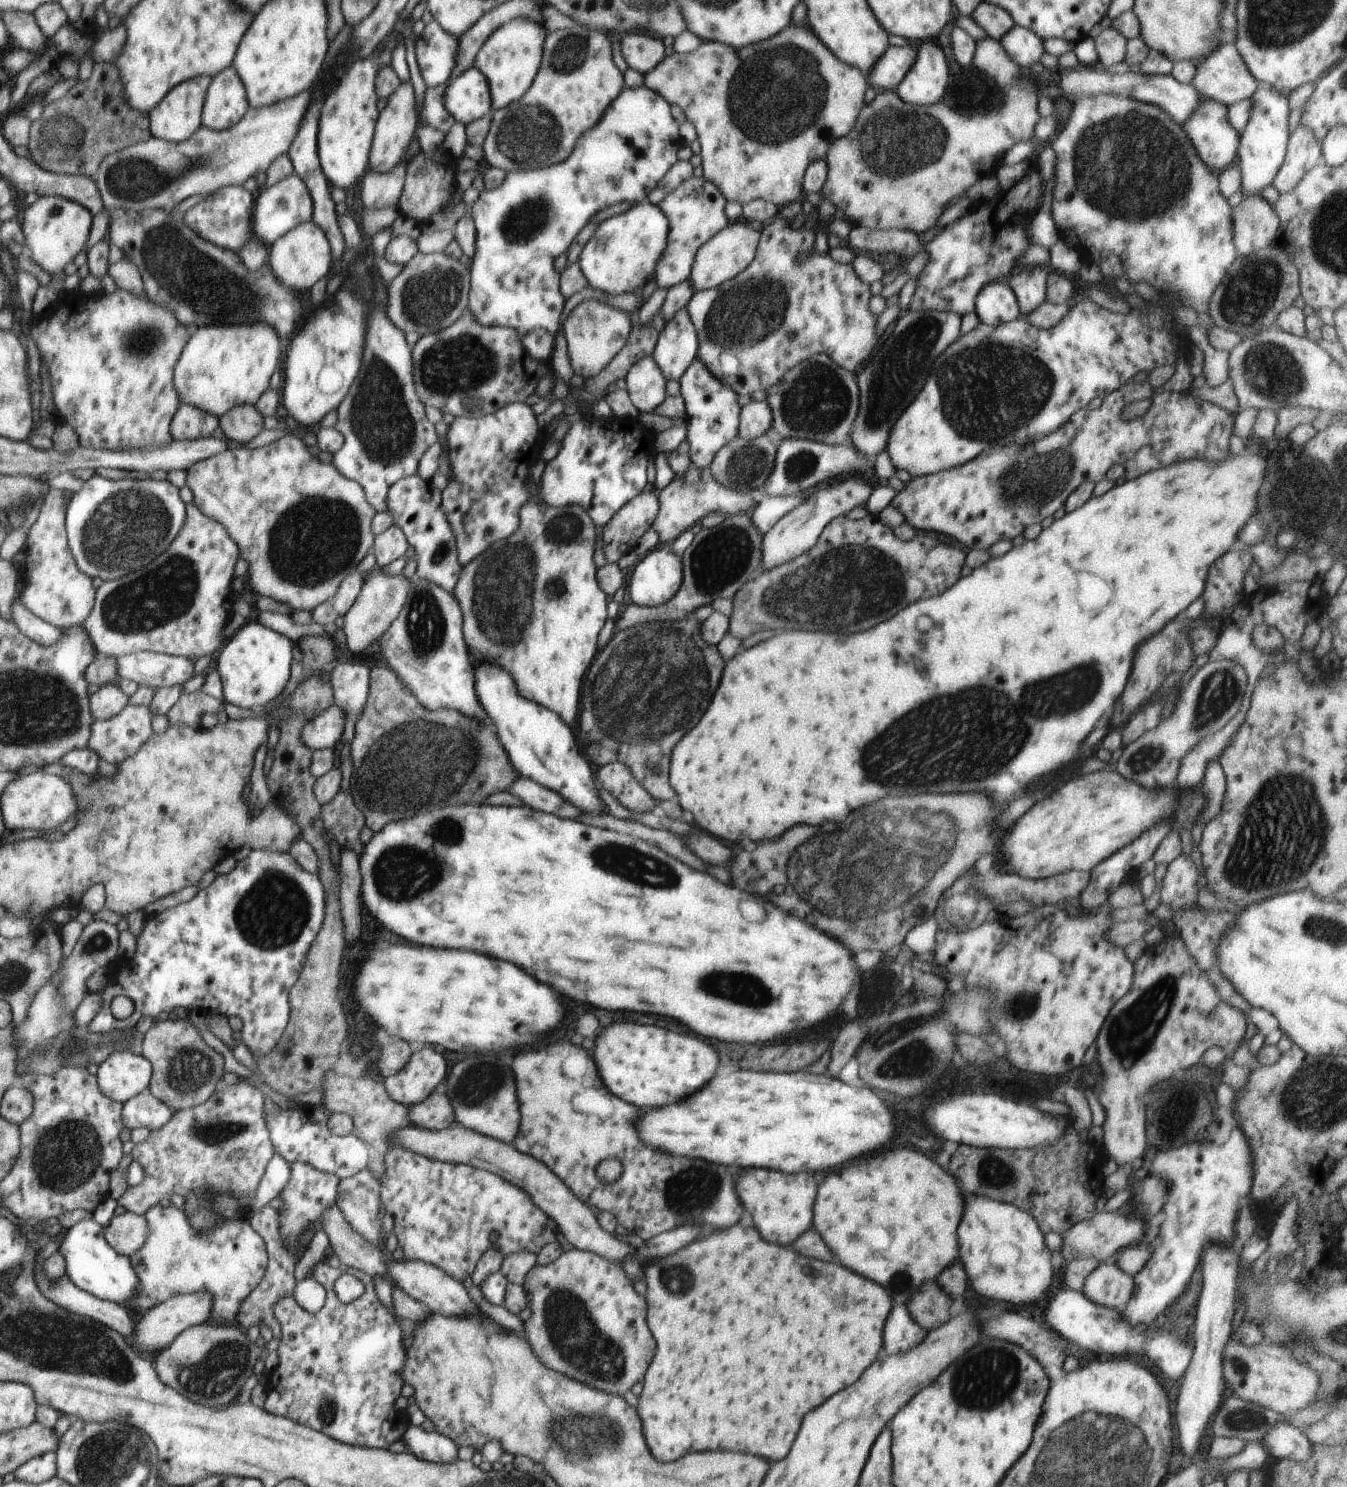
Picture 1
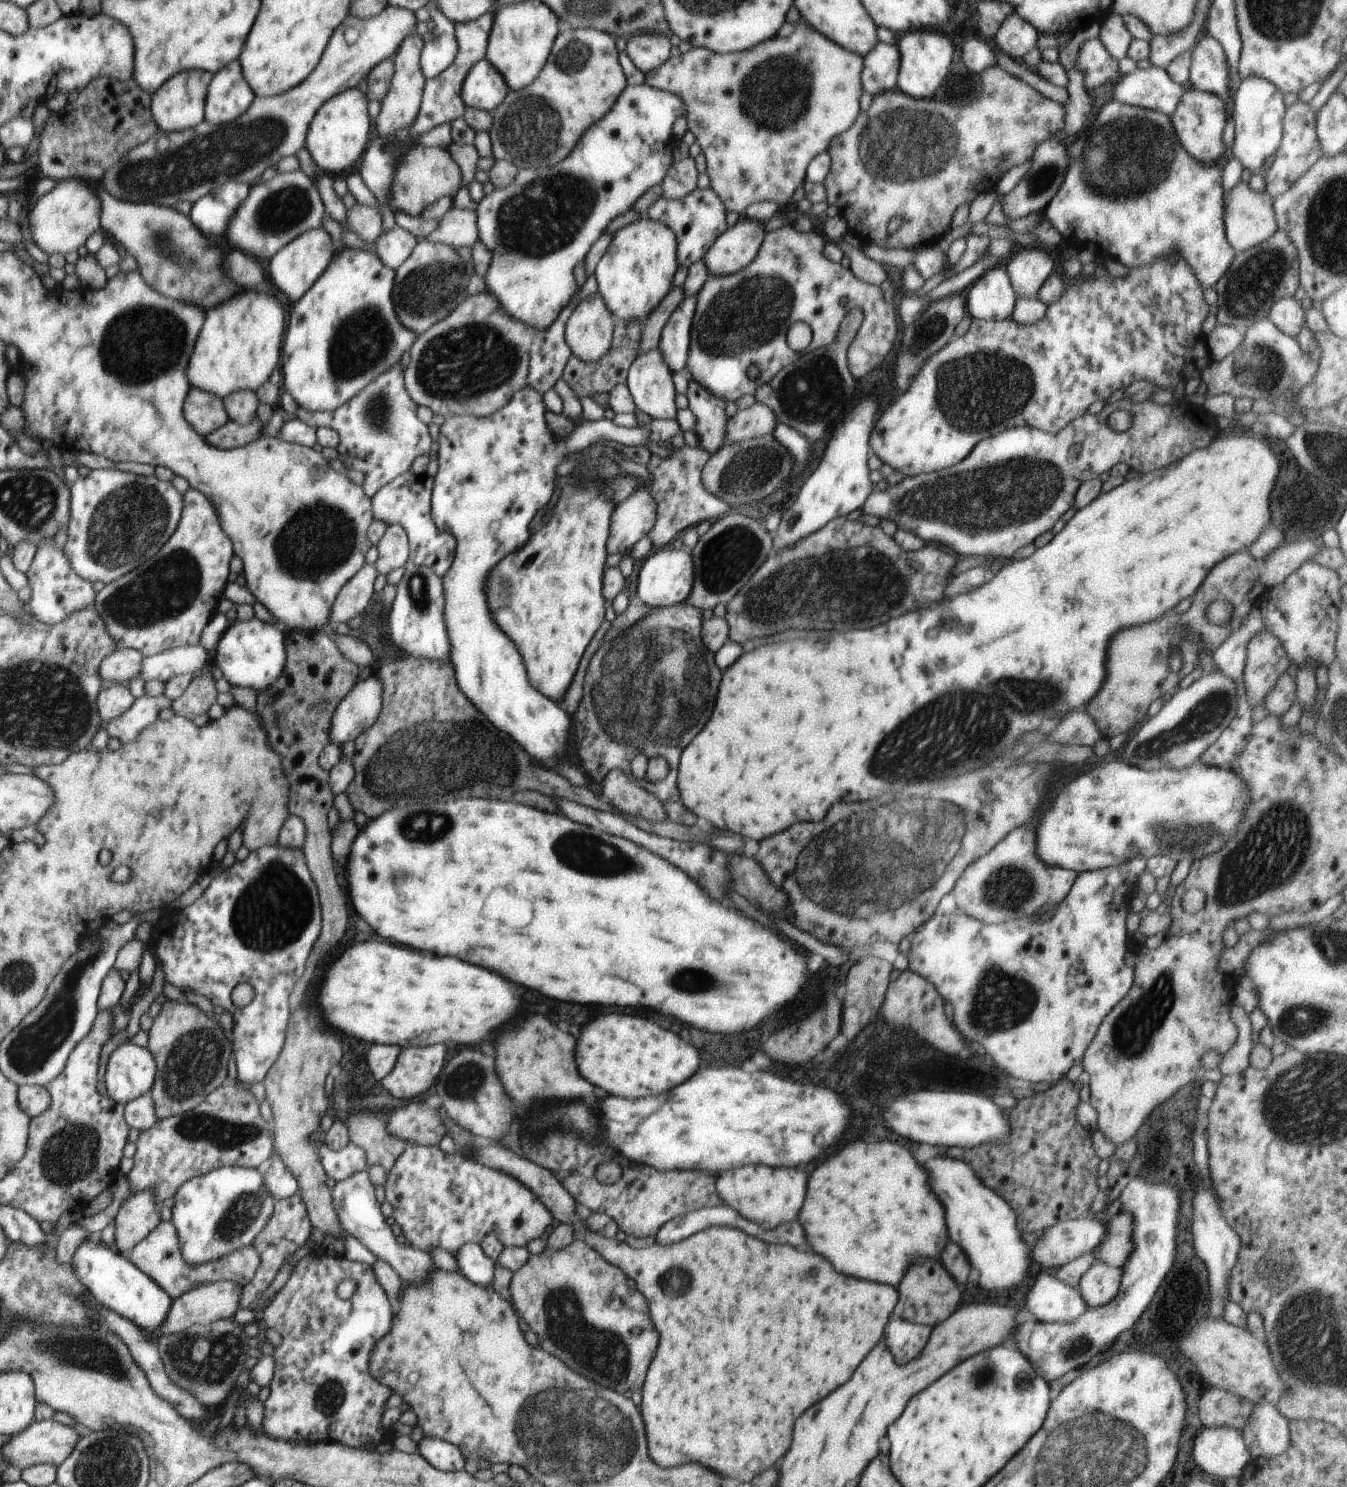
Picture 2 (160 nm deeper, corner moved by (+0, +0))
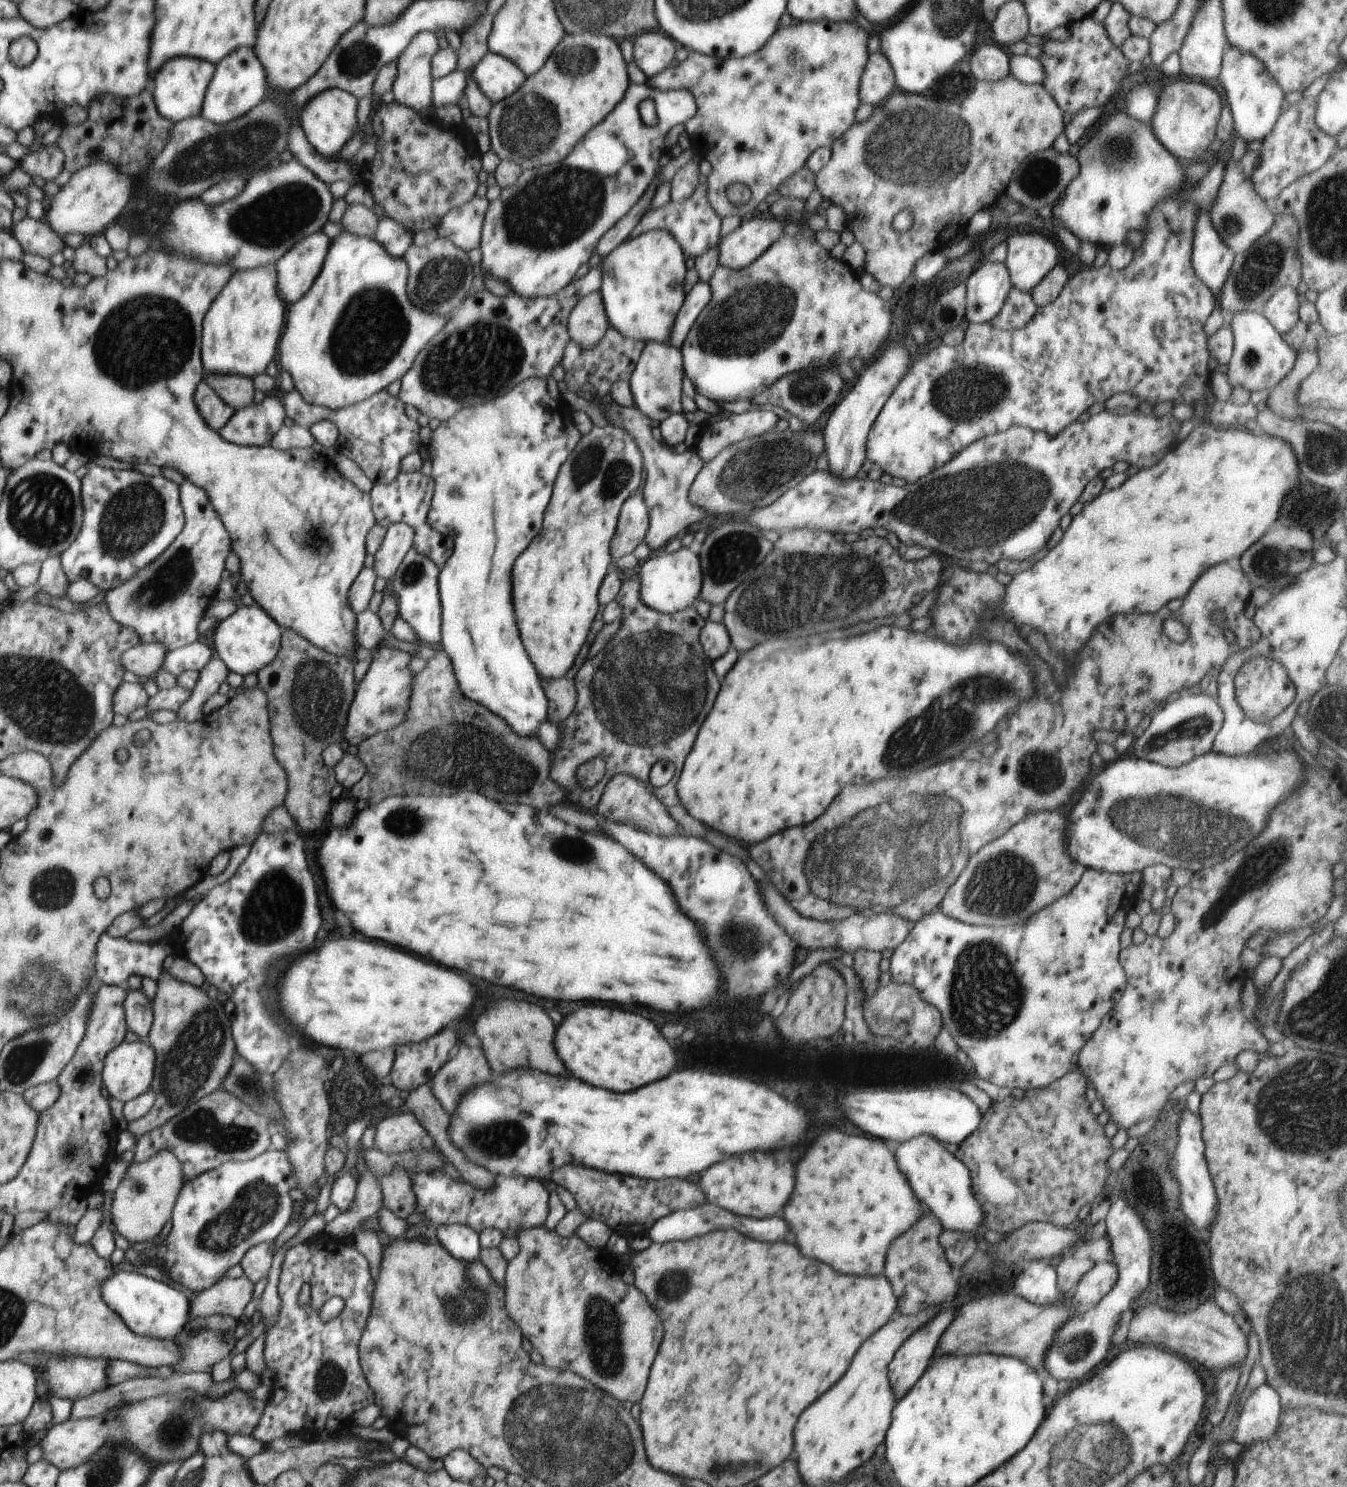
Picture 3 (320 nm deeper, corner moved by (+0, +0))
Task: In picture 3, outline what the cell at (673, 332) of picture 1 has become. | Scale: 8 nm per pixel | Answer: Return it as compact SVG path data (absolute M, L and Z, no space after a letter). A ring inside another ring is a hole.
M699 281L685 296L684 305L677 315L673 332L670 336L670 344L680 348L687 338L688 332L693 328L694 322L701 316L702 310L712 300L712 292L709 282Z

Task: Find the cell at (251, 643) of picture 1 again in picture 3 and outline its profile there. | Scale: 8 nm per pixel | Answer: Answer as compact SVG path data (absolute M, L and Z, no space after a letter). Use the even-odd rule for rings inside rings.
M238 606L226 620L218 621L214 633L214 654L226 664L229 672L243 677L258 674L276 658L281 648L282 628L260 606Z

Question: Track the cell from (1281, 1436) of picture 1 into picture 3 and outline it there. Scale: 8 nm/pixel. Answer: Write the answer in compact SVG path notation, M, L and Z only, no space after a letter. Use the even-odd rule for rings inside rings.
M1268 1382L1258 1386L1240 1412L1234 1441L1243 1448L1248 1442L1270 1442L1280 1426L1281 1398Z

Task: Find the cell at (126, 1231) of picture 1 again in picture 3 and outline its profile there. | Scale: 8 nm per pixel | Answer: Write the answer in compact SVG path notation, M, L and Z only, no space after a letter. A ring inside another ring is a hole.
M160 1150L154 1158L136 1164L131 1162L114 1192L112 1208L112 1225L130 1244L146 1244L158 1237L164 1225L172 1217L176 1198L184 1186L182 1164L170 1150Z

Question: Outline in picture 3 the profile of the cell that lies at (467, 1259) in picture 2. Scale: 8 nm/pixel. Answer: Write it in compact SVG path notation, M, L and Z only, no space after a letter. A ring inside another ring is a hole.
M450 1224L450 1226L438 1226L438 1230L432 1234L442 1248L448 1254L452 1254L460 1262L480 1261L482 1248L479 1242L479 1234L470 1226L464 1224Z

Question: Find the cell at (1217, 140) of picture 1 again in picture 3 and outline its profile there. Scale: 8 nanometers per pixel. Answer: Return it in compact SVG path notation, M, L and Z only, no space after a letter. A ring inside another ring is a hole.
M1183 76L1172 78L1159 94L1158 107L1152 119L1155 138L1178 161L1187 163L1208 157L1208 147L1216 139L1224 98L1209 84Z

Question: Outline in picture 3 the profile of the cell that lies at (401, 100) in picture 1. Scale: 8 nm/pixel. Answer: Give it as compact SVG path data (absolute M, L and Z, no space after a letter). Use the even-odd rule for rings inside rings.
M420 32L397 59L397 74L392 86L394 102L414 112L432 110L431 63L440 46L436 34Z

